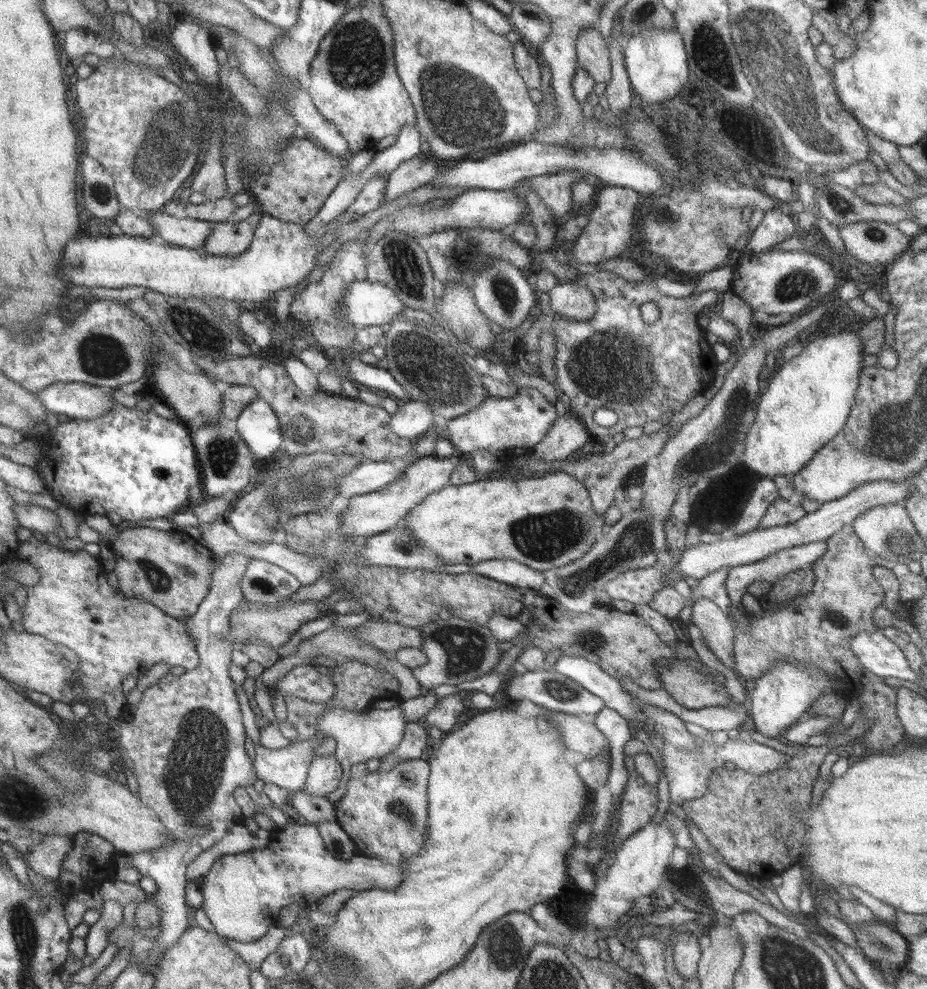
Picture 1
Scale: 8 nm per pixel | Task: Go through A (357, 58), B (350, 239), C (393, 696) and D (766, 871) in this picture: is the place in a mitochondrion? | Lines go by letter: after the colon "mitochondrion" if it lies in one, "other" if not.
A: mitochondrion
B: other
C: other
D: other

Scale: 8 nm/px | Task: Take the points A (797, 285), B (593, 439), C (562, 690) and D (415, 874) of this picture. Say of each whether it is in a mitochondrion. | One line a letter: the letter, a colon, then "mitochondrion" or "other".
A: mitochondrion
B: other
C: mitochondrion
D: other

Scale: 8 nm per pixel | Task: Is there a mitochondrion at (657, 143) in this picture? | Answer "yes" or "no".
yes

